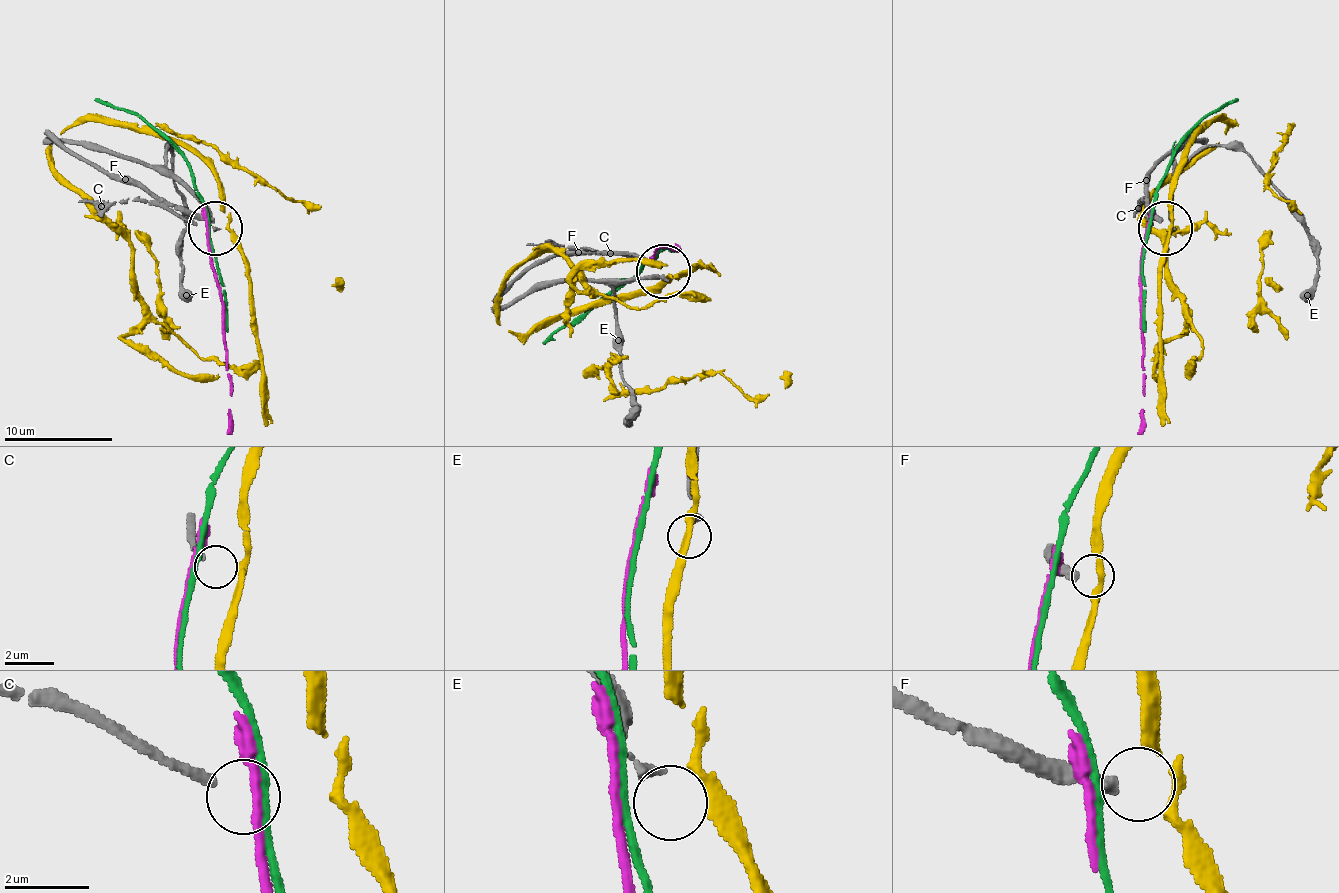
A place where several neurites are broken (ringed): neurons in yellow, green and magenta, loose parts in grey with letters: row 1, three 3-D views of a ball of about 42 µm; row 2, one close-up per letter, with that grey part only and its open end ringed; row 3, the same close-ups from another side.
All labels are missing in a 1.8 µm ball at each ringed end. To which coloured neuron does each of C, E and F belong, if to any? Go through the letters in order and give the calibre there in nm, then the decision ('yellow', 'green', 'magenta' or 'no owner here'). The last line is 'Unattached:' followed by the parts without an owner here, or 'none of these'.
C: calibre 220 nm; no owner here
E: calibre 220 nm; no owner here
F: calibre 300 nm; no owner here
Unattached: C, E, F

